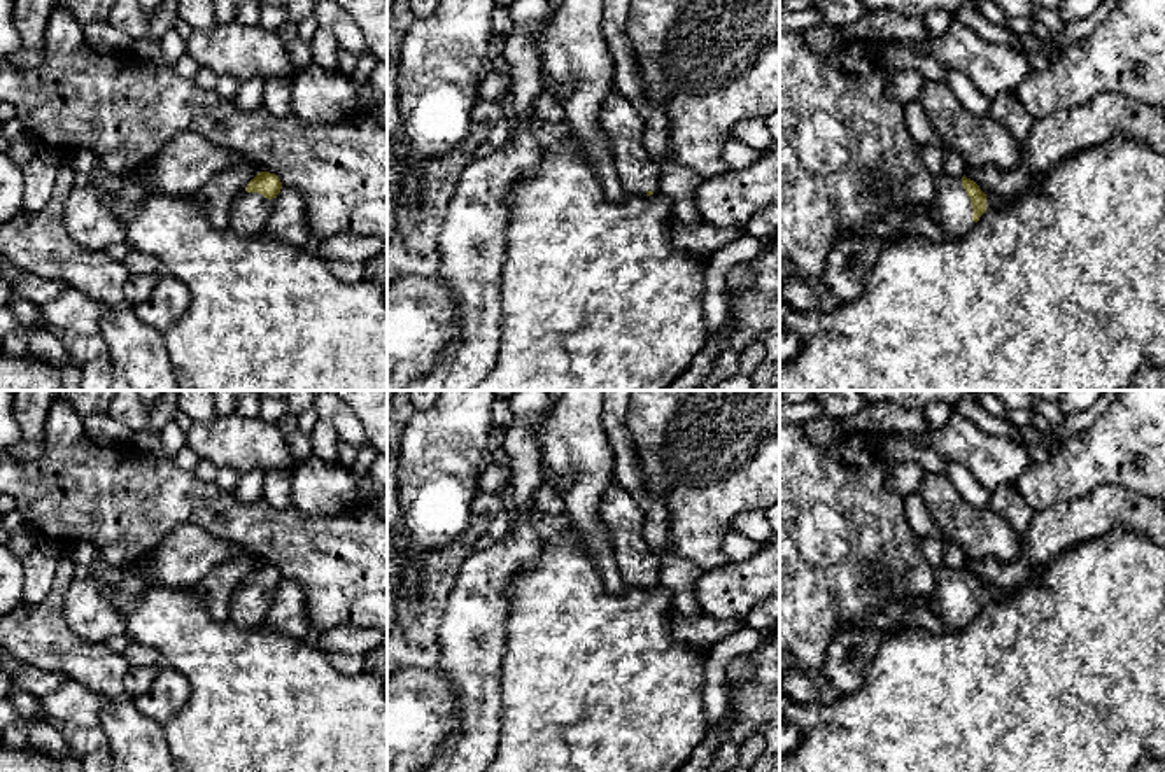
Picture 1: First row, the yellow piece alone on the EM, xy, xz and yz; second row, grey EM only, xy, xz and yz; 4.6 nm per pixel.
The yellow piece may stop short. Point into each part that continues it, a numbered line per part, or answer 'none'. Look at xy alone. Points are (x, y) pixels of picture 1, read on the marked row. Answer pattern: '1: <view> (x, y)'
1: xy (249, 212)

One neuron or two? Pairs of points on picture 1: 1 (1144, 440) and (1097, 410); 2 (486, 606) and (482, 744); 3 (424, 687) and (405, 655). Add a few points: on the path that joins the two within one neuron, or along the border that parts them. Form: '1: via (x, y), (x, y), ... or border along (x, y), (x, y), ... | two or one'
1: border along (1109, 408), (1090, 428), (1067, 436) | two
2: via (487, 641), (487, 702), (482, 709) | one
3: border along (435, 666), (430, 669), (405, 669) | two

